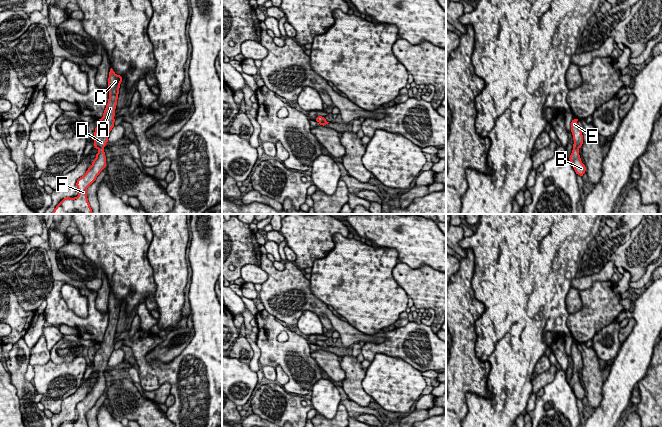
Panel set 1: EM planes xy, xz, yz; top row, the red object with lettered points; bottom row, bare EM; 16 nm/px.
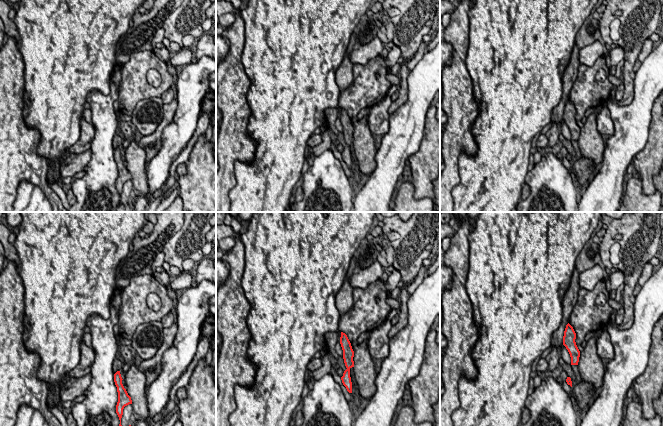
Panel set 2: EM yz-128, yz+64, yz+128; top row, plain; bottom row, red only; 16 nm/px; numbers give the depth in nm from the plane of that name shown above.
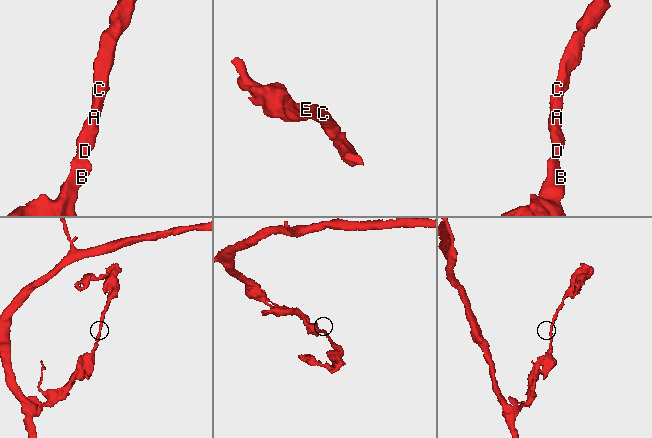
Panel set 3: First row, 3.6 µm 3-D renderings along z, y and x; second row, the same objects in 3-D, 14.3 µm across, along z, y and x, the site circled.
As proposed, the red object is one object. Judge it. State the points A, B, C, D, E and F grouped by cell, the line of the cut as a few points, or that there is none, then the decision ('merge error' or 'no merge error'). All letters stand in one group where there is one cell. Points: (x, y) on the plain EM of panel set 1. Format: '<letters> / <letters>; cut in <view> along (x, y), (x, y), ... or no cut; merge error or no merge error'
A B C D E F; no cut; no merge error

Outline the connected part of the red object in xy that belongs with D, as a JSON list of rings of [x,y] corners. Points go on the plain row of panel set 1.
[[[111,292],[108,302],[108,327],[104,334],[103,341],[99,343],[100,348],[95,352],[93,361],[94,372],[98,374],[98,377],[86,397],[77,404],[76,410],[79,415],[78,420],[74,422],[66,421],[60,427],[89,427],[87,422],[87,412],[96,404],[100,396],[106,391],[104,371],[108,366],[109,357],[114,351],[115,333],[121,306],[122,301],[117,299]]]

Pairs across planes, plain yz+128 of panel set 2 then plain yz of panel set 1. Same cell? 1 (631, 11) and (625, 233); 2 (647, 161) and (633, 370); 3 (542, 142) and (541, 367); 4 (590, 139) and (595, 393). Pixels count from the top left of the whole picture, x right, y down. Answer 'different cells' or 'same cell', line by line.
1: different cells
2: different cells
3: same cell
4: same cell

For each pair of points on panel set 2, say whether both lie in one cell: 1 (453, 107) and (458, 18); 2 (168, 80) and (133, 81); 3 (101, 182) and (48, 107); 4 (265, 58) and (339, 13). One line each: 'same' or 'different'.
1: same
2: same
3: different
4: same

